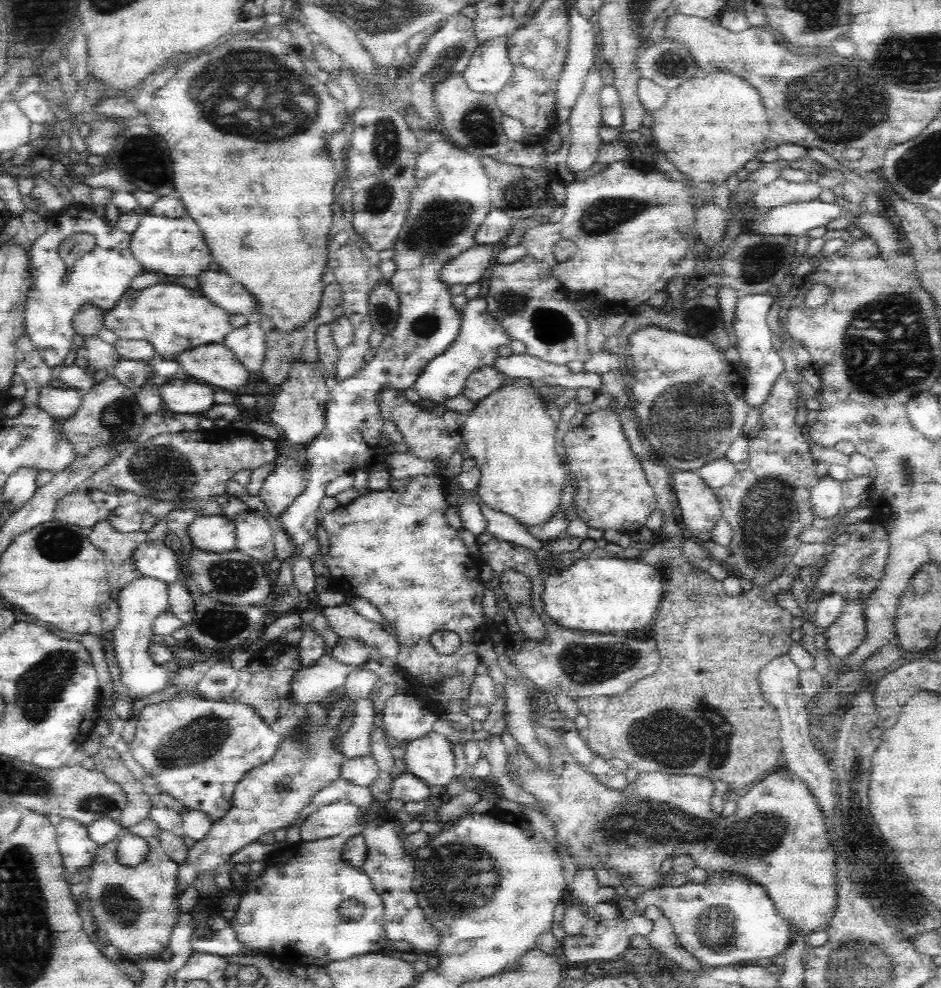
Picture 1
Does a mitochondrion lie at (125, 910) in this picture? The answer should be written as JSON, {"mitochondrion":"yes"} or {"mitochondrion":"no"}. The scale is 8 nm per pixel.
{"mitochondrion":"yes"}

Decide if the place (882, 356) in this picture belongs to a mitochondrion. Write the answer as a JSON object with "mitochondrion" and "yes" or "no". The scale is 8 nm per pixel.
{"mitochondrion":"yes"}

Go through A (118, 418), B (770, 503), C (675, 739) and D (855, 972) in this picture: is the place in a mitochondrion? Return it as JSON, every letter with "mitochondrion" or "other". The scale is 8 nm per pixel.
{"A":"mitochondrion","B":"mitochondrion","C":"mitochondrion","D":"mitochondrion"}

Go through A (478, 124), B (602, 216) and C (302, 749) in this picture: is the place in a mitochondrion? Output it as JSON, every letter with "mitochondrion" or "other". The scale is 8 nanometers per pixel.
{"A":"mitochondrion","B":"mitochondrion","C":"mitochondrion"}

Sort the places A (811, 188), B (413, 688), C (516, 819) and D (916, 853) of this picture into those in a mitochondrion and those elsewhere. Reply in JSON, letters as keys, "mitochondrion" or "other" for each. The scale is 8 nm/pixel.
{"A":"other","B":"other","C":"other","D":"other"}

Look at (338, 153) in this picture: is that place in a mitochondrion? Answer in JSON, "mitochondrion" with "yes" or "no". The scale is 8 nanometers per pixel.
{"mitochondrion":"no"}

